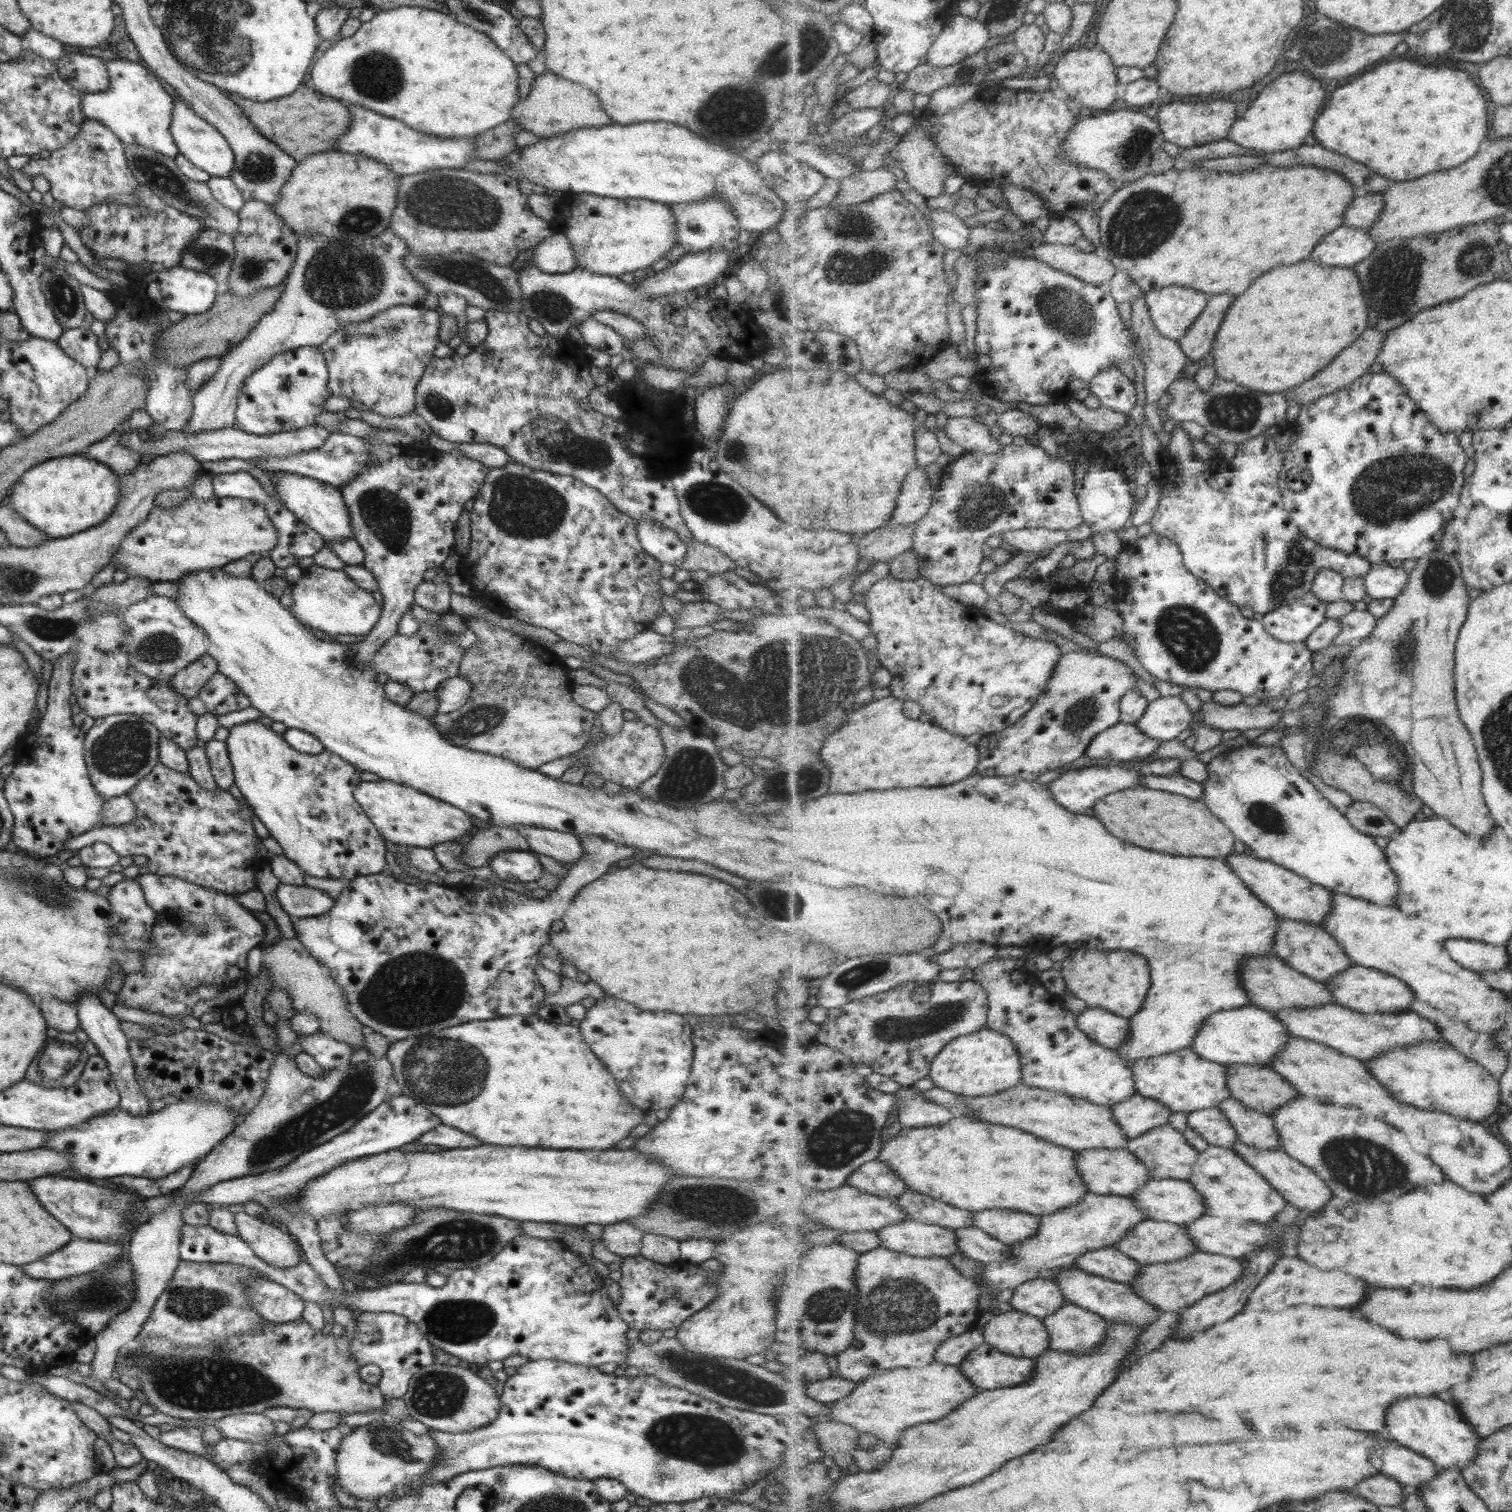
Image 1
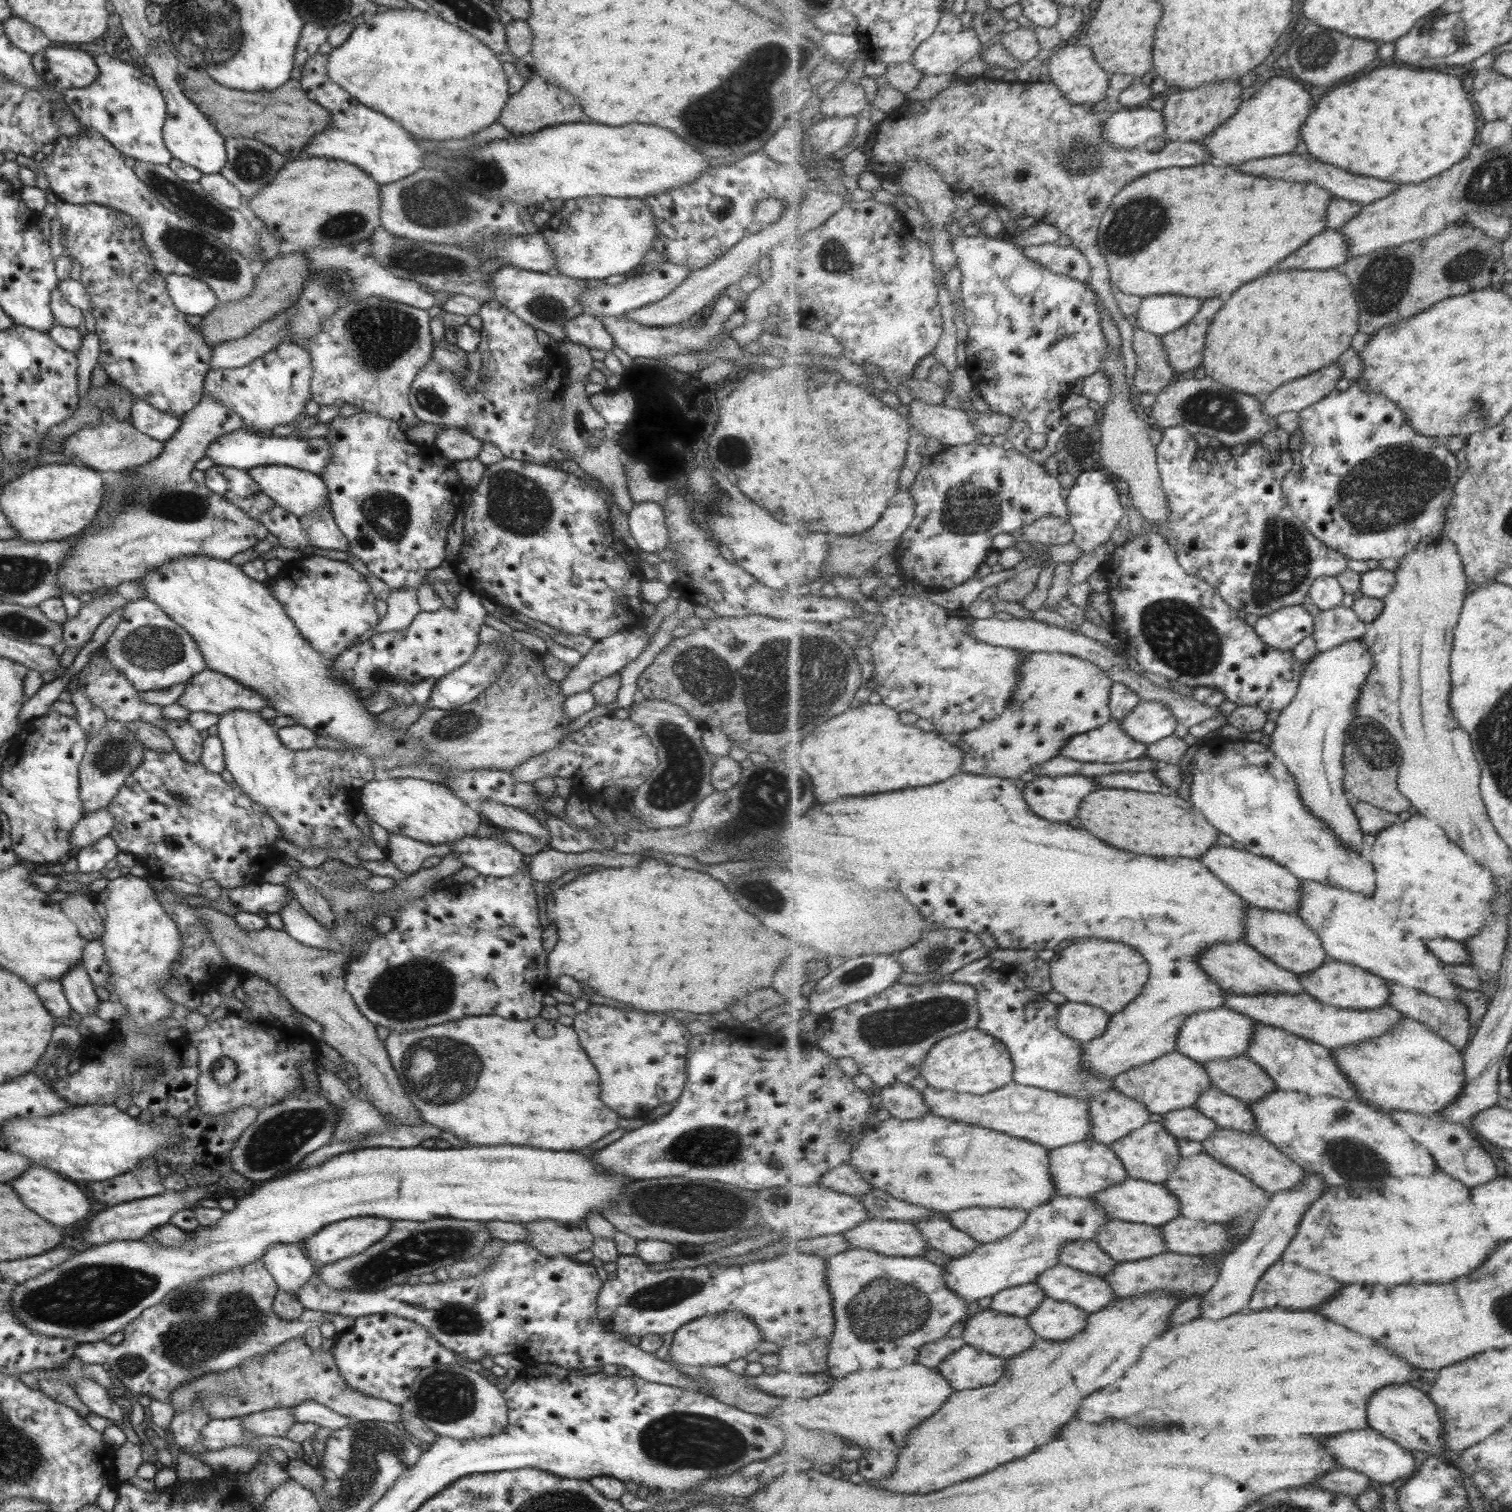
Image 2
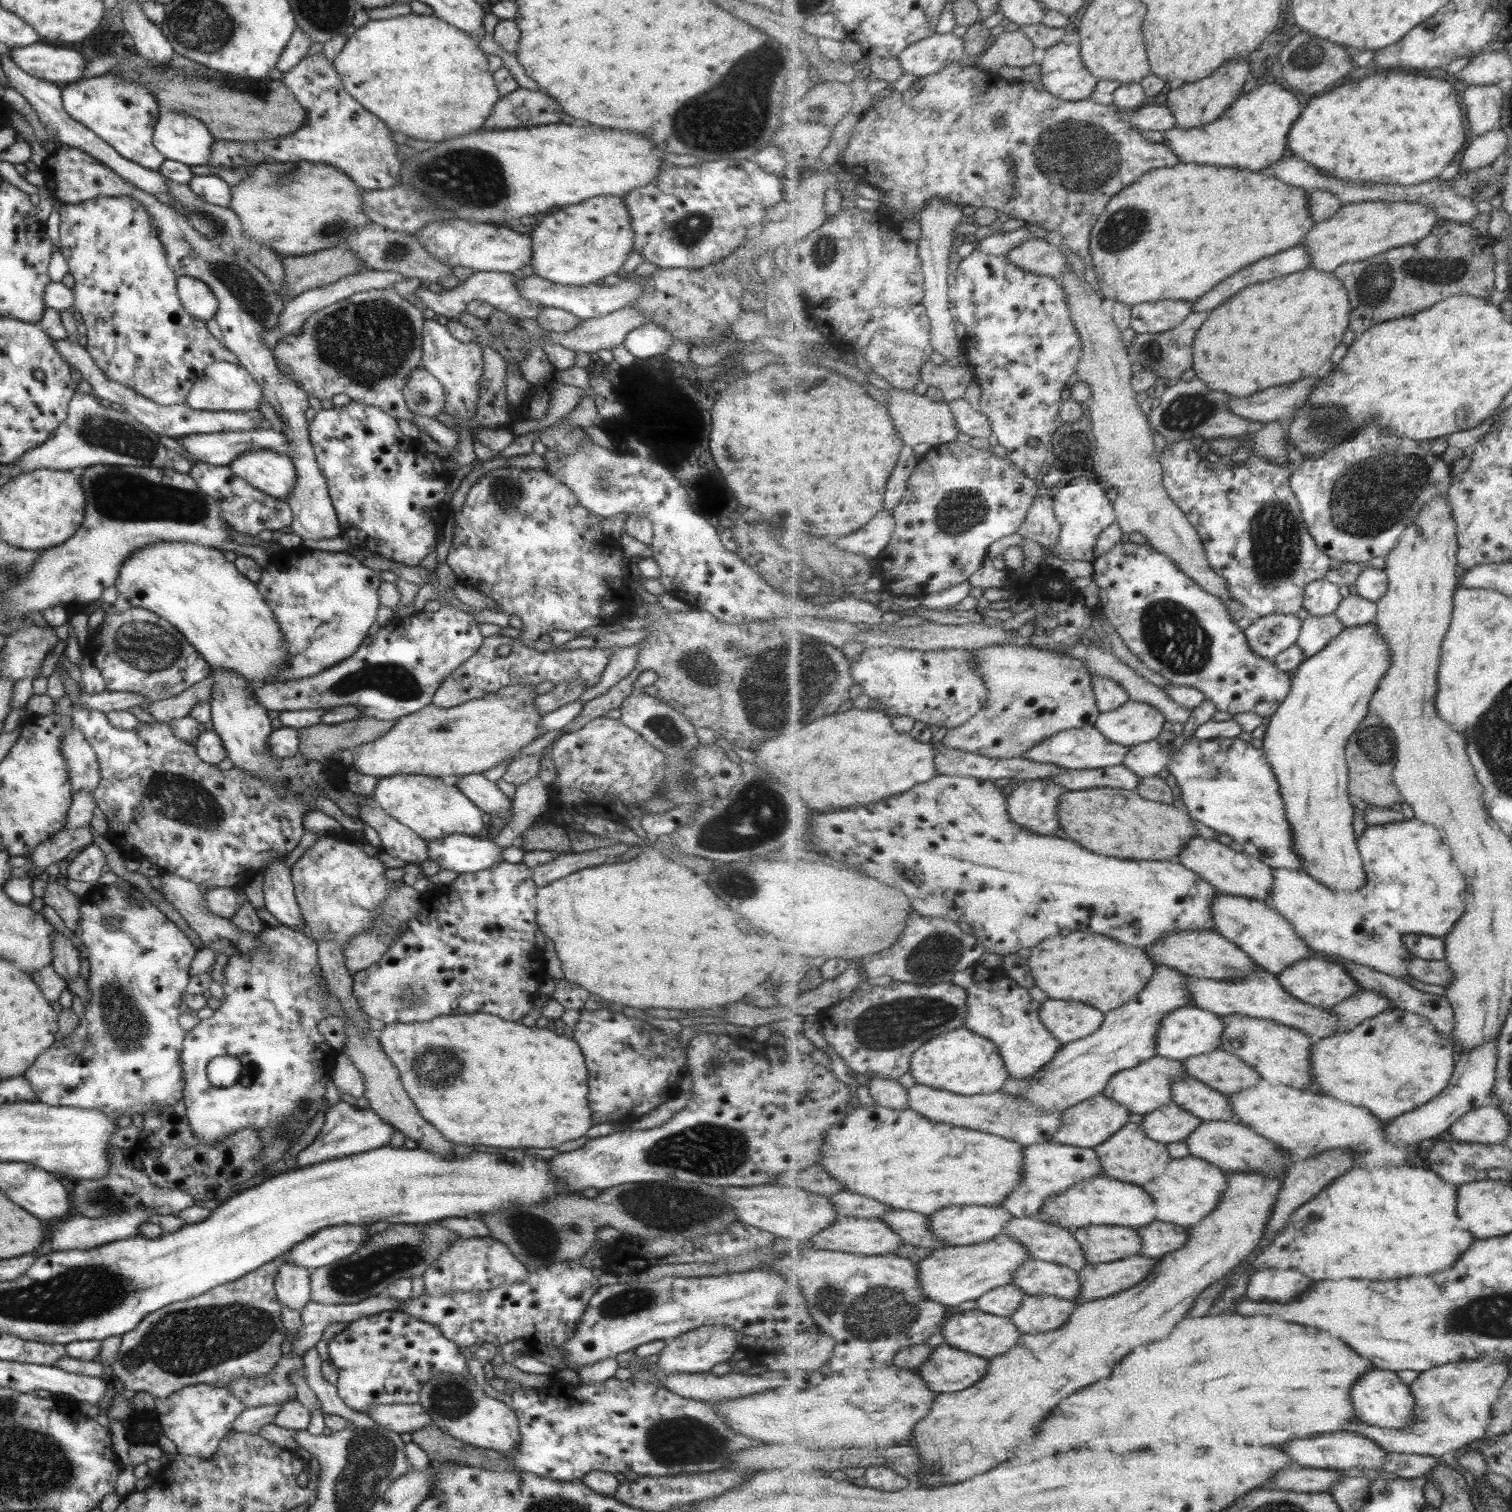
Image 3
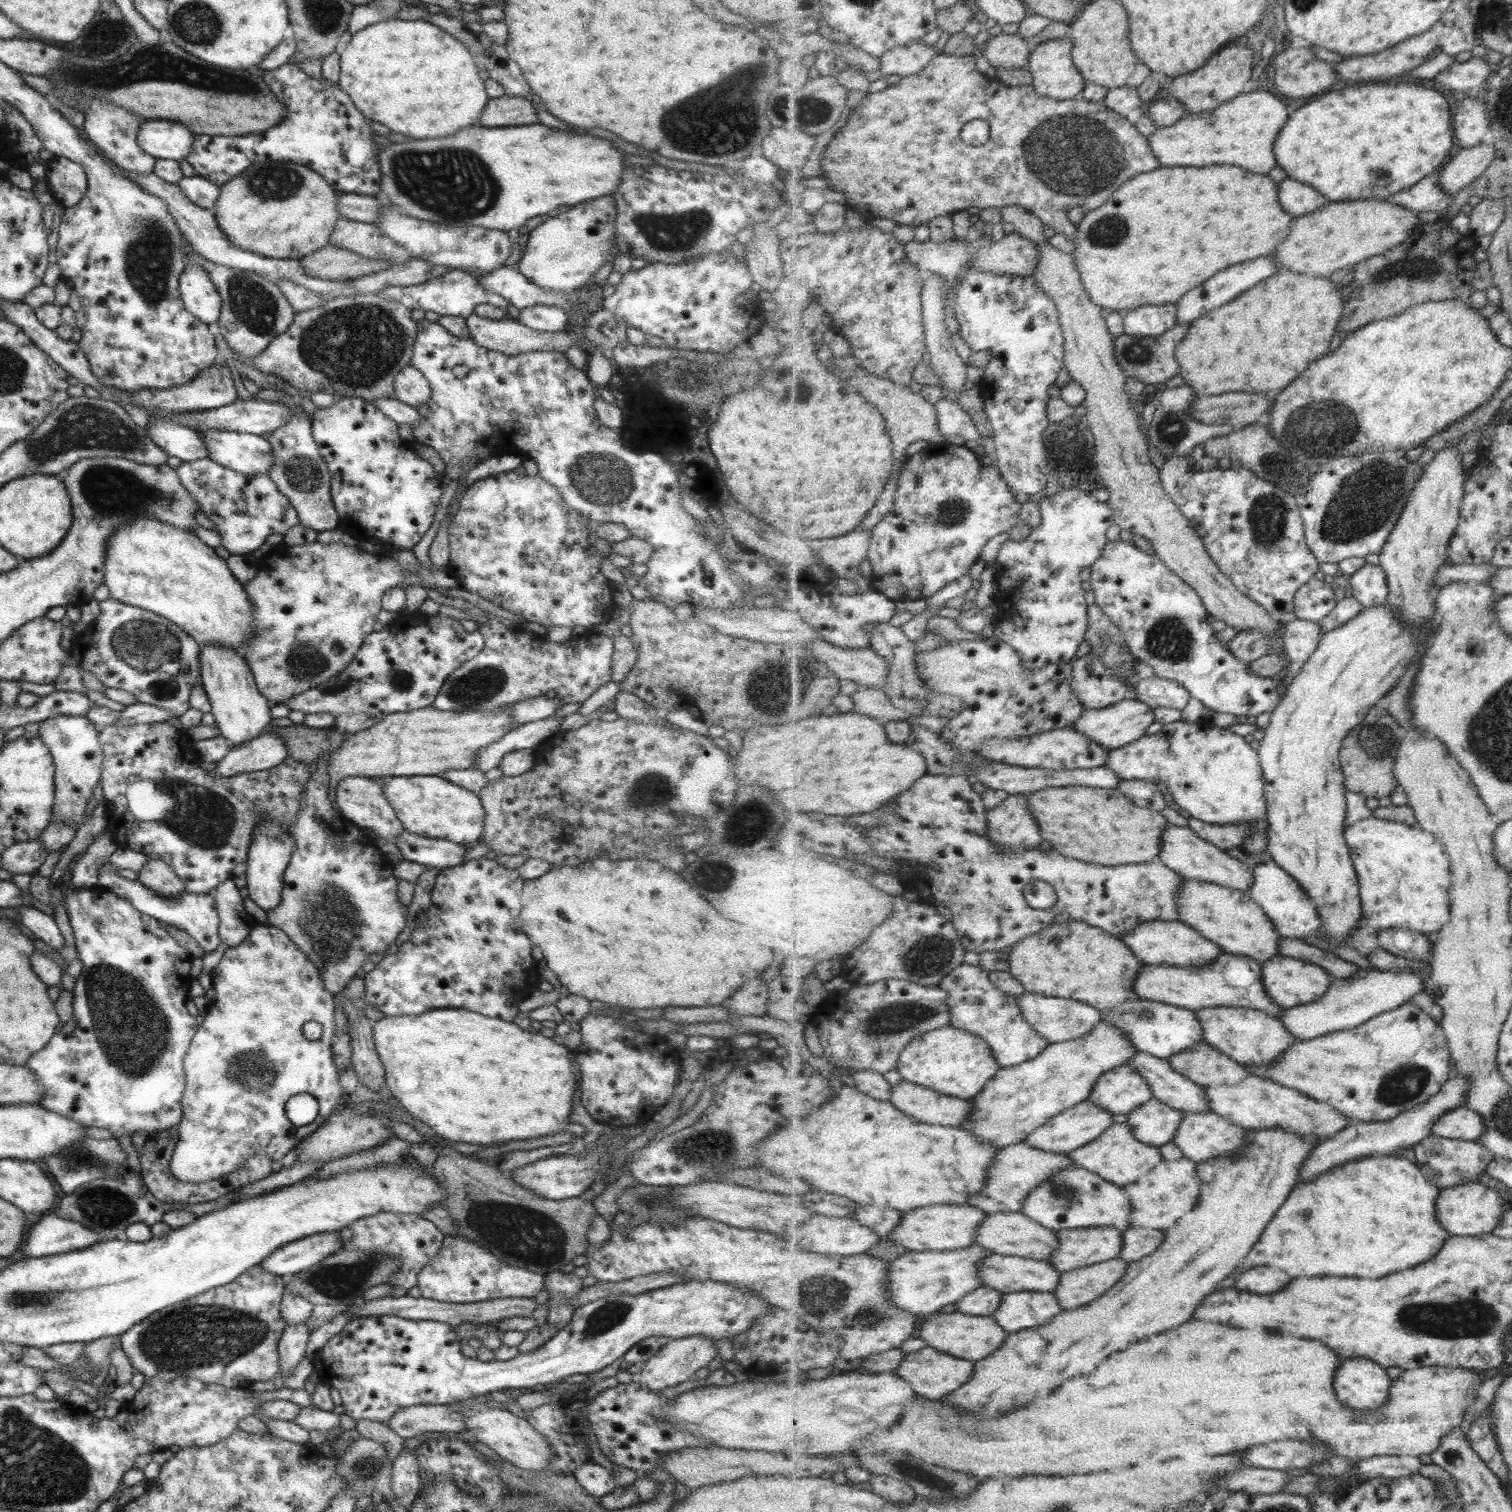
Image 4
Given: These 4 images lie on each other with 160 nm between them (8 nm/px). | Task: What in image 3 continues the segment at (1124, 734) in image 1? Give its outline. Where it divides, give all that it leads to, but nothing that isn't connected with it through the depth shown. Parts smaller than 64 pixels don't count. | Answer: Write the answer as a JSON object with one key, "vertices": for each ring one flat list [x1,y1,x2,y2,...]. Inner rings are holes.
{"vertices":[[1087,725,1078,729,1055,733,1053,737,1041,741,1035,748,1027,750,1024,756,1033,762,1053,762,1053,764,1069,770,1099,769,1125,764,1130,748,1131,746,1123,746,1117,742,1111,742,1097,726]]}

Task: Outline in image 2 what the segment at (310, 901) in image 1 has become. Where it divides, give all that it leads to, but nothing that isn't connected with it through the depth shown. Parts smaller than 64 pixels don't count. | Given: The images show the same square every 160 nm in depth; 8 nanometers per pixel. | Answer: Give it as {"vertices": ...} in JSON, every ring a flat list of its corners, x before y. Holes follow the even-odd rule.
{"vertices":[[259,882,229,889,225,894,237,911,247,913,277,913,288,901,284,884]]}

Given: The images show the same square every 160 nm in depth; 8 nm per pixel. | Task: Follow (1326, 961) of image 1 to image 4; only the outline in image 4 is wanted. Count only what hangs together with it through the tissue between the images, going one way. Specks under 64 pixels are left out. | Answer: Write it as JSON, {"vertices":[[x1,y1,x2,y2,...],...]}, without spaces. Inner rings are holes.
{"vertices":[[1185,879,1182,889,1176,894,1181,922,1195,927,1195,930,1211,939,1211,942,1218,943,1226,952,1245,955,1260,963,1281,956,1279,943,1283,936,1249,892,1199,879]]}

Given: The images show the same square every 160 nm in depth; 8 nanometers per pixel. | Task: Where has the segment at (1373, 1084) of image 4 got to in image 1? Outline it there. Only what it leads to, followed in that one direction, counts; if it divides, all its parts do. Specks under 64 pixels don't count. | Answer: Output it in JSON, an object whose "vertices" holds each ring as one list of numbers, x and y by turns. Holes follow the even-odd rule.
{"vertices":[[1423,1041,1418,1045,1393,1049,1390,1053,1379,1055,1374,1060,1365,1063,1374,1077,1378,1078,1395,1098,1422,1110,1438,1111,1454,1115,1457,1118,1482,1122,1489,1118,1501,1104,1502,1085,1498,1078,1491,1074,1486,1067,1459,1052,1447,1041]]}

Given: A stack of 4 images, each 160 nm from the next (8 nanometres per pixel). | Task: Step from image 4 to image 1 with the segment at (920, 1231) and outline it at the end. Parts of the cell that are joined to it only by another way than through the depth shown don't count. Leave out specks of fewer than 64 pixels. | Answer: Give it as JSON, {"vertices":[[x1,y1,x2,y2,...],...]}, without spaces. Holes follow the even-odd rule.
{"vertices":[[1011,1209,974,1211,974,1226,1007,1245,1018,1245,1041,1229,1042,1217]]}

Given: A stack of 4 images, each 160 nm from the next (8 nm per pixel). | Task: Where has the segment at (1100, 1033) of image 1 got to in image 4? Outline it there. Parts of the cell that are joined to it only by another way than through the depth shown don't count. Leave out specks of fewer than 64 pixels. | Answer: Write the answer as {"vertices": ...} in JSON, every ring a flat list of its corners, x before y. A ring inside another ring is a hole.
{"vertices":[[1027,990,1017,997,1019,1006,1022,1007,1022,1015,1026,1021,1051,1043,1085,1037,1104,1018,1103,1011,1099,1010,1098,1007,1073,998,1055,998,1054,996,1032,993]]}

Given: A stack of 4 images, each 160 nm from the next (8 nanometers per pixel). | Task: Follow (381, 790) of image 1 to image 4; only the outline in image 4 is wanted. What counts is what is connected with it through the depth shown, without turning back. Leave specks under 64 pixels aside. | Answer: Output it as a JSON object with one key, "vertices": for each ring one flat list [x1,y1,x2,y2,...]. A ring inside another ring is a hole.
{"vertices":[[391,777,382,789,396,819,407,832,427,838,448,840,463,846,467,842,475,842,482,835,485,811,478,795,451,784,443,777]]}

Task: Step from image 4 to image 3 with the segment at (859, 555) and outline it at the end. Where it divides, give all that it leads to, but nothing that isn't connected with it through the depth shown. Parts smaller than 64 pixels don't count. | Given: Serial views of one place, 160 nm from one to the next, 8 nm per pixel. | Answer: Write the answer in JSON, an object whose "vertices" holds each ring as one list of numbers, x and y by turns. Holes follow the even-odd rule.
{"vertices":[[893,509,879,511,862,529,844,537,828,536,826,539,835,546,877,558,888,545,896,531,896,520]]}

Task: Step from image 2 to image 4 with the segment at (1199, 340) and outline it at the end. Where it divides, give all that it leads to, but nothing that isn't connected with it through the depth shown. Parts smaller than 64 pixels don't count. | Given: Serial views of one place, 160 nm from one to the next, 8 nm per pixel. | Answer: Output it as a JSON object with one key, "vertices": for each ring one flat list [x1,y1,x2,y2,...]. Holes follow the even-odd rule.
{"vertices":[[1178,323,1158,337,1131,336,1127,333,1116,337,1114,347,1117,350,1118,363,1127,370,1129,378,1136,378,1146,384,1161,384,1170,378,1180,376,1182,366,1177,357,1177,348,1190,332,1190,324]]}

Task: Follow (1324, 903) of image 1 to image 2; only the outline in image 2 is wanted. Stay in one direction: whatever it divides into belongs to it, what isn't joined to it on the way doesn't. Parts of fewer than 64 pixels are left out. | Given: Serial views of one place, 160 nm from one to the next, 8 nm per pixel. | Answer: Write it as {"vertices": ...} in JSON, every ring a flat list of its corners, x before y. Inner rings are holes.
{"vertices":[[1215,845,1199,859,1237,894,1242,895,1246,902,1253,906,1257,905,1261,910,1299,914,1299,910,1303,908,1302,879,1274,859,1253,854,1245,848,1237,850,1222,845]]}

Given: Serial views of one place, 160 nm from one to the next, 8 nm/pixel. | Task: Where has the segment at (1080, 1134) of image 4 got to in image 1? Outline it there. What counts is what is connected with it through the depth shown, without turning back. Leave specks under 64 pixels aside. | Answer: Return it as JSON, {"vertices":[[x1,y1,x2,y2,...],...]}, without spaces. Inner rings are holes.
{"vertices":[[1137,1093,1135,1096,1112,1106,1115,1121,1127,1132,1129,1139,1138,1138,1143,1133,1169,1124,1169,1116,1174,1112,1169,1106,1153,1098]]}

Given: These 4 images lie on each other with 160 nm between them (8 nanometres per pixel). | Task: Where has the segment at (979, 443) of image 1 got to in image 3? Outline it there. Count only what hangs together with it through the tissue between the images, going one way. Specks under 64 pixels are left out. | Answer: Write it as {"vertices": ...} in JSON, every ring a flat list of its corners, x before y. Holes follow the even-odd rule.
{"vertices":[[893,387,885,392,887,395,886,407,894,418,894,425,898,433,908,446,917,446,921,442,927,442,932,447,939,446,946,442,953,442,963,435,958,428,958,423,947,400,936,401,926,394,917,394,913,391]]}

